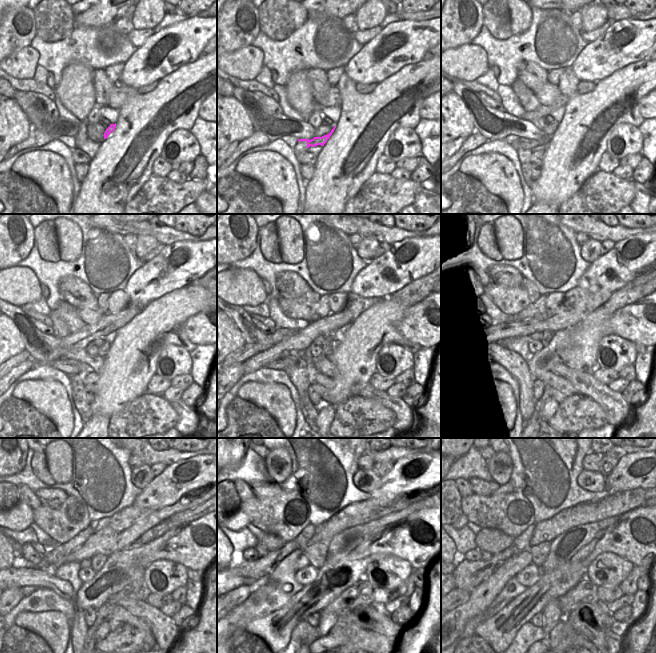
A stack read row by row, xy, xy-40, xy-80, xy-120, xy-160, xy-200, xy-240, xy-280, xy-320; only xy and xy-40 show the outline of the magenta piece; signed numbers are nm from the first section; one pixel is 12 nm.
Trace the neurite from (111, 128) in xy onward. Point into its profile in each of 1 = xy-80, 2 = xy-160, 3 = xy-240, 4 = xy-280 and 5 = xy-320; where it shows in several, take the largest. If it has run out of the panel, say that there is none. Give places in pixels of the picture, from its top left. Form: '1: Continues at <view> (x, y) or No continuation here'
1: Continues at xy-80 (529, 143)
2: Continues at xy-160 (277, 361)
3: Continues at xy-240 (26, 590)
4: Continues at xy-280 (237, 596)
5: Continues at xy-320 (461, 597)

